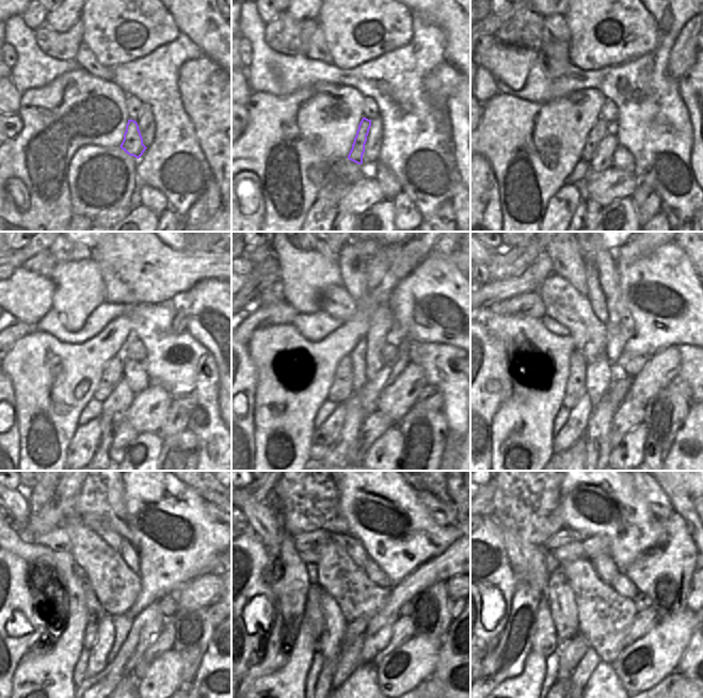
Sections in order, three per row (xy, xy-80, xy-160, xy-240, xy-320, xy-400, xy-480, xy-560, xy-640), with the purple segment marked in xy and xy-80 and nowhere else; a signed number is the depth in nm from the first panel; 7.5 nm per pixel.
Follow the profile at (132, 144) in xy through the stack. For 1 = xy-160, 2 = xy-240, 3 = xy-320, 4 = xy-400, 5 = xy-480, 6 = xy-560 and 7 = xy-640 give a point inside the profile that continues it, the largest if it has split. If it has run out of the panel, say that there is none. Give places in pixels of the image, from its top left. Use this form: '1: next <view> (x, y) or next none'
1: next xy-160 (596, 133)
2: next xy-240 (113, 371)
3: next xy-320 (341, 387)
4: next xy-400 (575, 387)
5: next xy-480 (95, 611)
6: next xy-560 (313, 611)
7: next xy-640 (544, 643)

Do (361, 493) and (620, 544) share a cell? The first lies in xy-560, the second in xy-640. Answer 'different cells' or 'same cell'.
same cell

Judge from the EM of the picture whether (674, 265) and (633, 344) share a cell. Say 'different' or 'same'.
same

